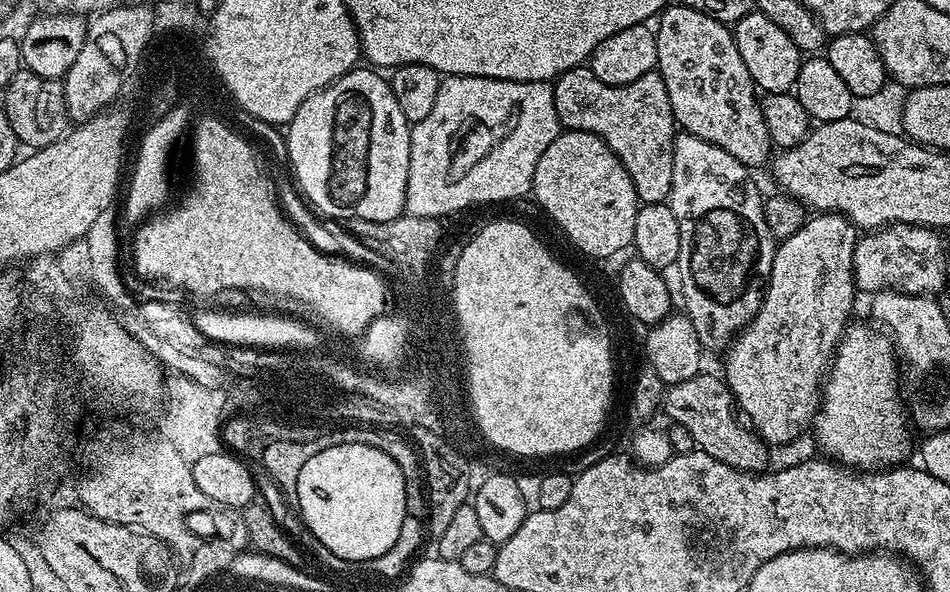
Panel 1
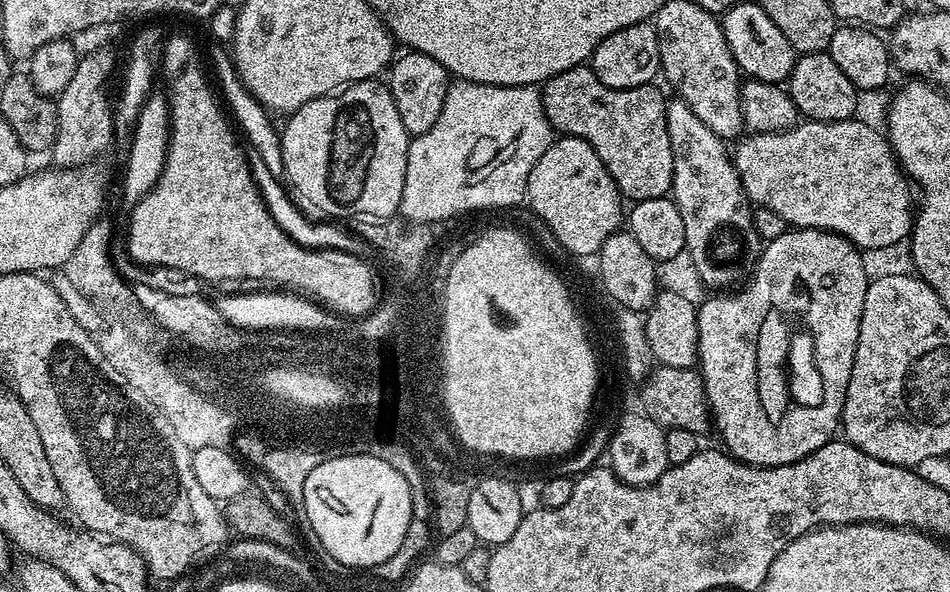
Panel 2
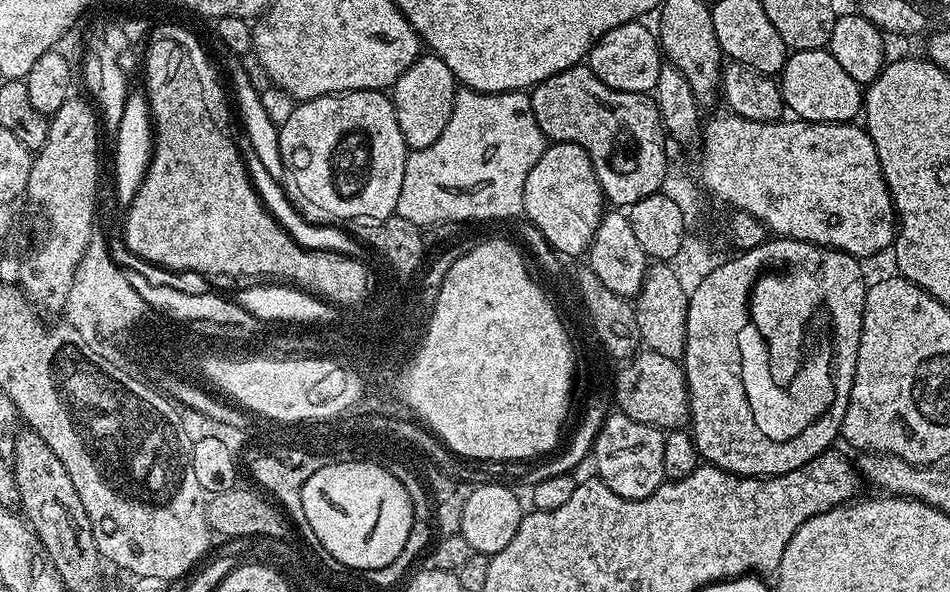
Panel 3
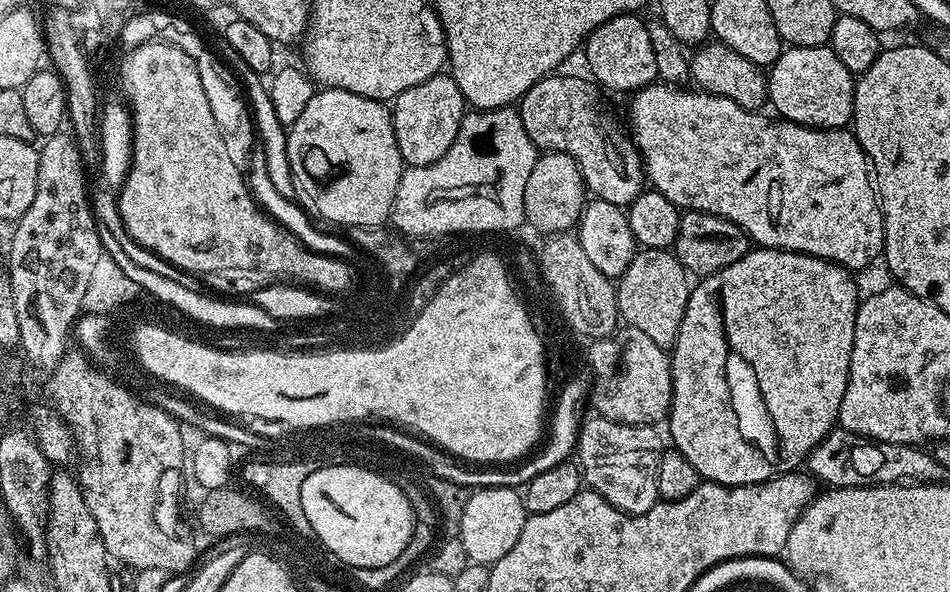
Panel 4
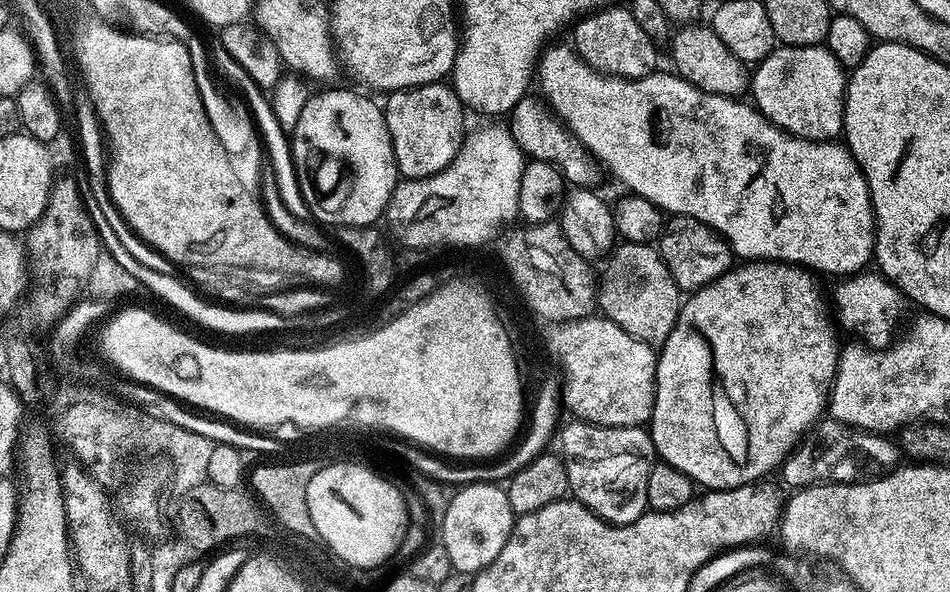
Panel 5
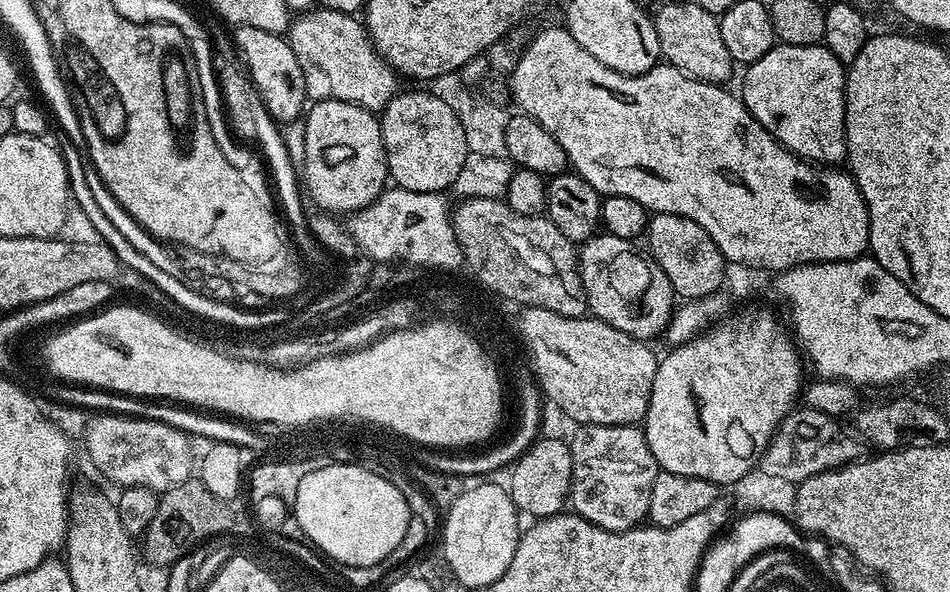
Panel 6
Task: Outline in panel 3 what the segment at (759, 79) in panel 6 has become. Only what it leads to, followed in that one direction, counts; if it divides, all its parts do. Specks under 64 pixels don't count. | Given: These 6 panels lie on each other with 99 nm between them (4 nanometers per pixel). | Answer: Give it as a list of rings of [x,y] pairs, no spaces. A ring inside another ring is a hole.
[[[823,48],[792,52],[778,83],[785,109],[793,117],[807,120],[810,124],[846,124],[861,115],[862,85],[854,82],[854,78],[838,66],[832,53]]]

